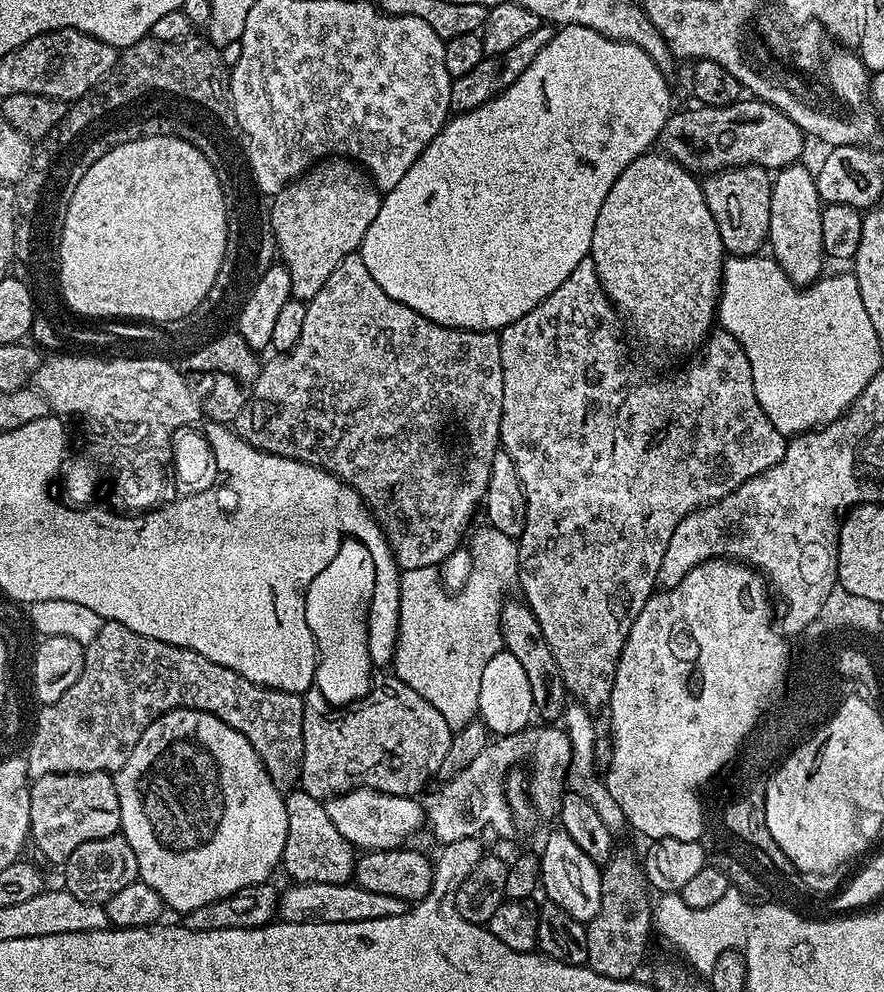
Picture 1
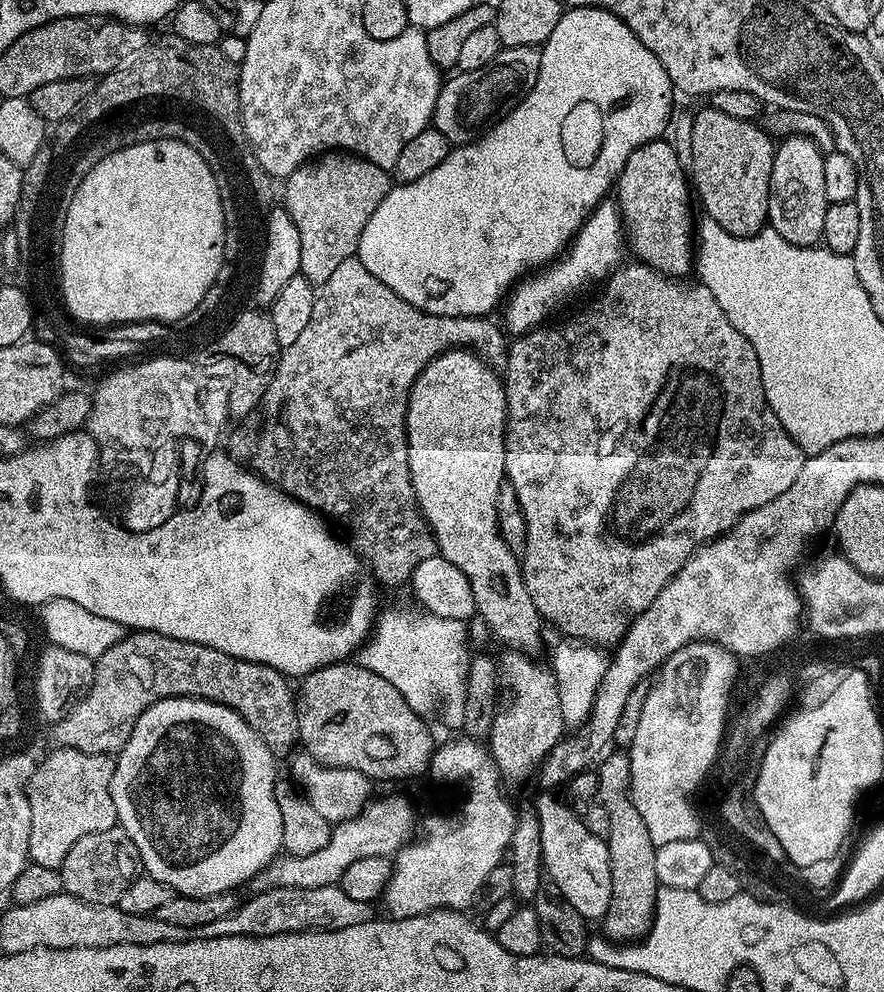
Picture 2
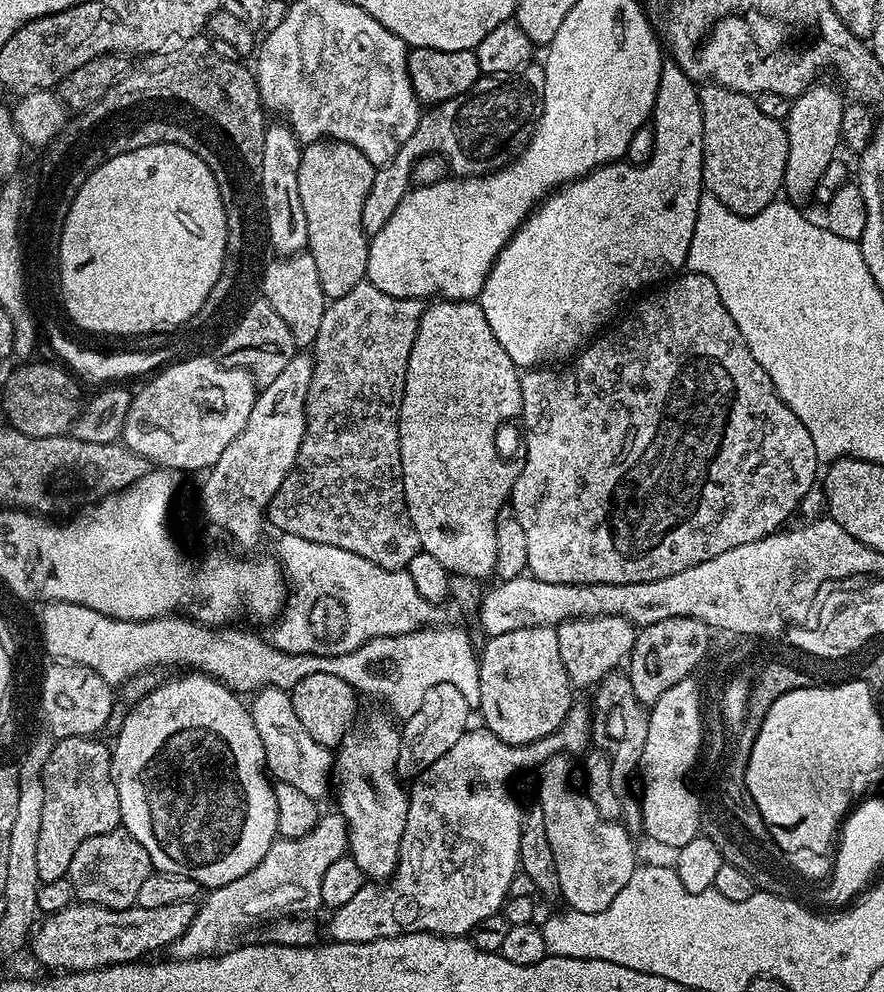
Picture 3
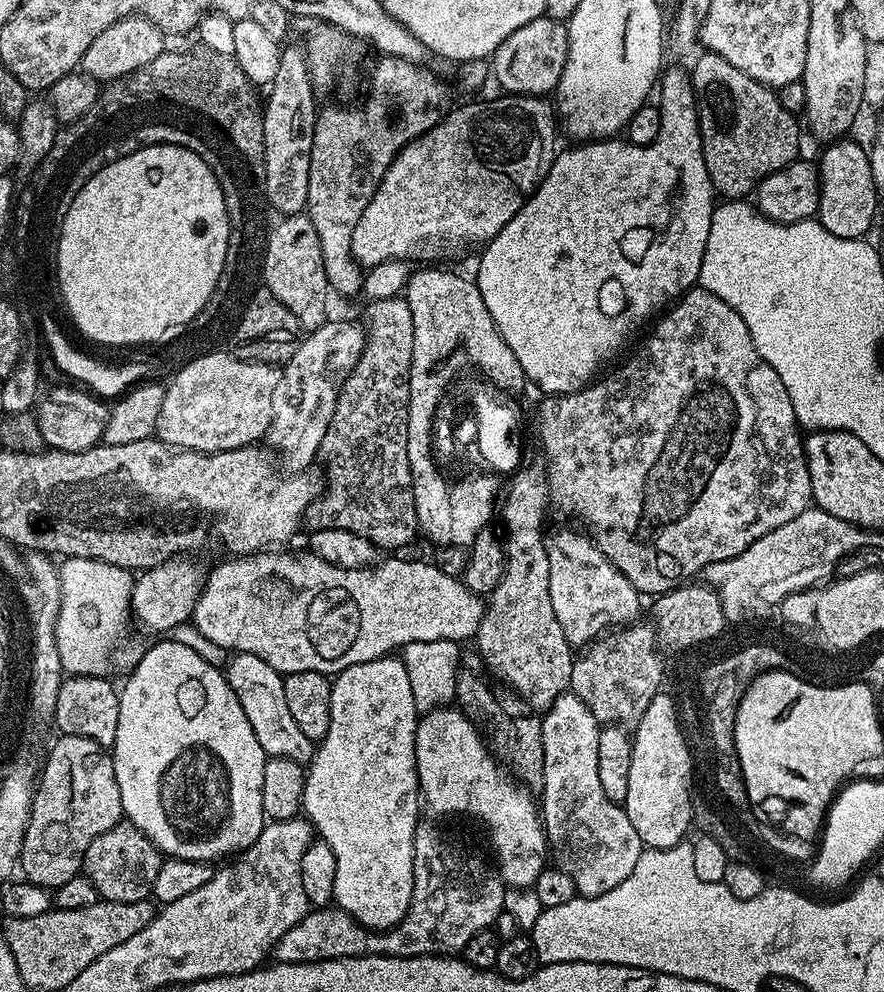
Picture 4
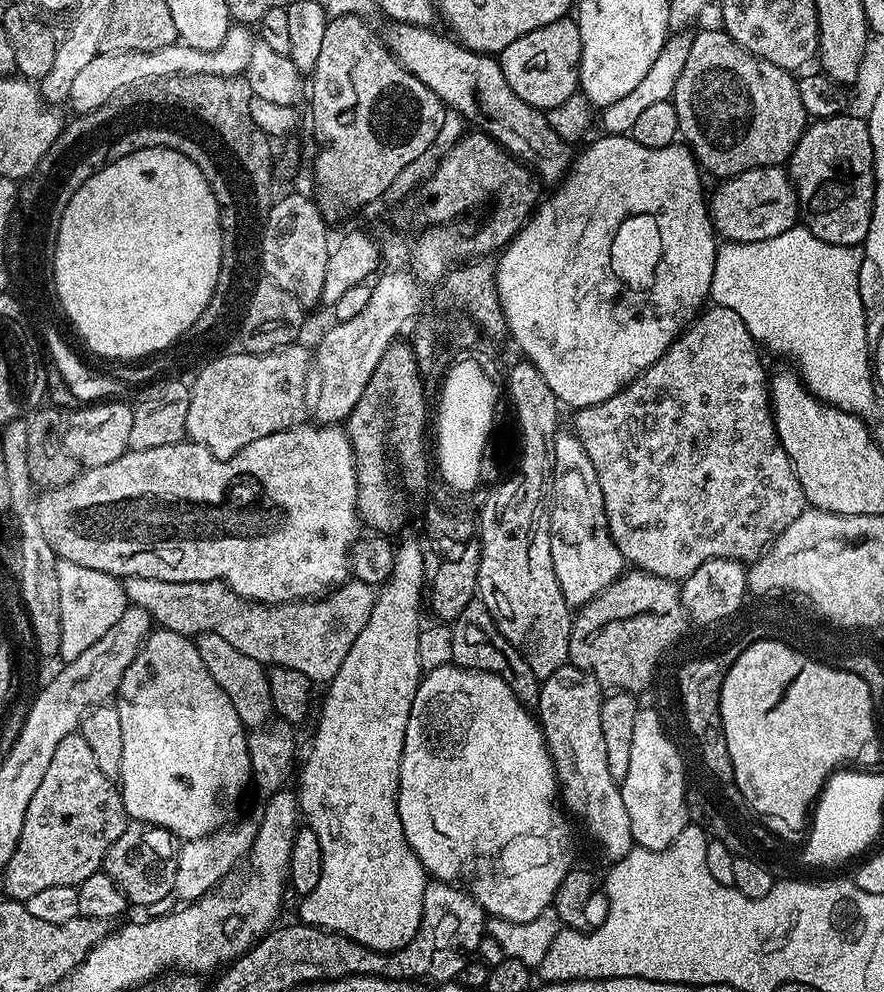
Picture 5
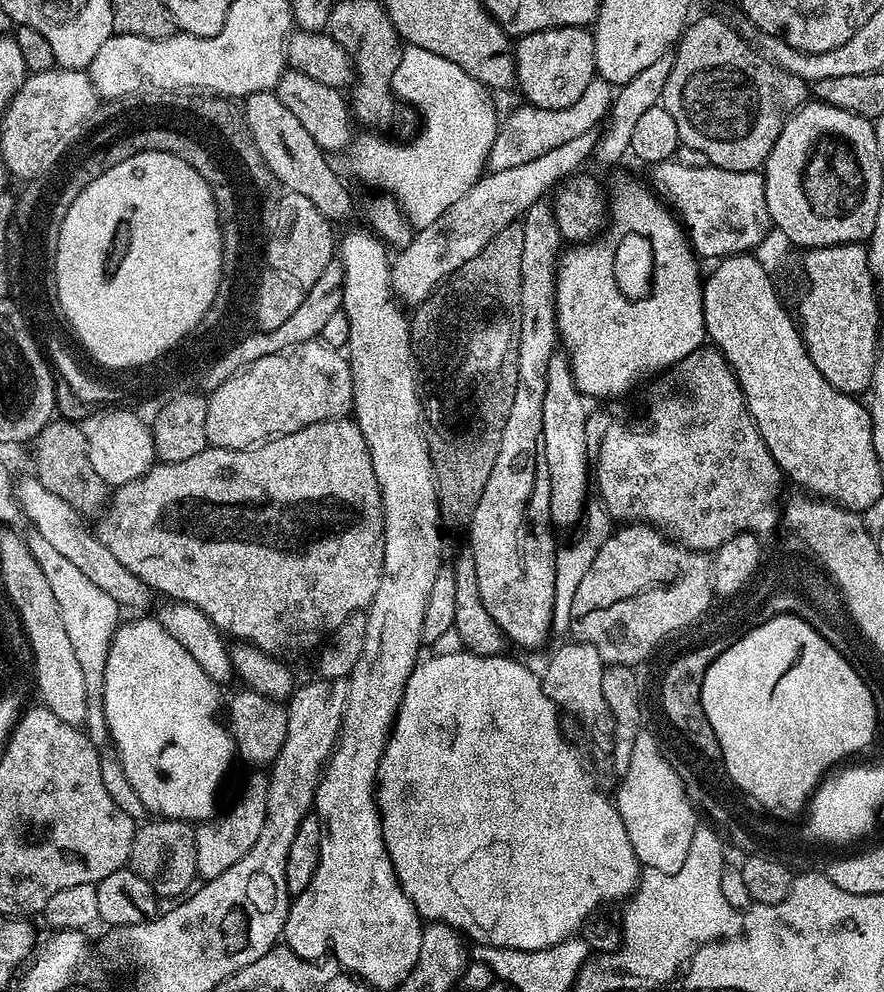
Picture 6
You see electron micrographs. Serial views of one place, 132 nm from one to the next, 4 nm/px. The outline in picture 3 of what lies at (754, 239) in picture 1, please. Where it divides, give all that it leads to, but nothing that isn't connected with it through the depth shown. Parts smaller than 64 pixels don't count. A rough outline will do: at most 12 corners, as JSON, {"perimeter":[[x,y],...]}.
{"perimeter":[[699,89],[707,195],[781,195],[788,129],[747,92]]}

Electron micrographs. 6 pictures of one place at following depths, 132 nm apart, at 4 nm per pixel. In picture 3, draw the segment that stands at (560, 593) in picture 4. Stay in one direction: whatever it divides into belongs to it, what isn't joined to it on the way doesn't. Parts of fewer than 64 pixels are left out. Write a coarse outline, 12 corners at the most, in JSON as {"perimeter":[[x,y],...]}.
{"perimeter":[[620,616],[557,625],[573,687],[595,687],[631,653]]}

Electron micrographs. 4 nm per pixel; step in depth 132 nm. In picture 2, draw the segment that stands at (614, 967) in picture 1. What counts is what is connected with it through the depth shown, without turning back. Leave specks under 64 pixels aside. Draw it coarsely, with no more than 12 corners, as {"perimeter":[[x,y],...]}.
{"perimeter":[[628,752],[599,761],[616,944],[653,927],[657,845],[632,800]]}

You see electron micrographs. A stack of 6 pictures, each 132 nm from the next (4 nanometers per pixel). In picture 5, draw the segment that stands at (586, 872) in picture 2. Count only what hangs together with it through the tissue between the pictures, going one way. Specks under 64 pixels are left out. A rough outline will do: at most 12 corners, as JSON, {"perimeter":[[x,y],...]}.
{"perimeter":[[569,662],[538,719],[563,807],[606,859],[634,841],[610,778],[602,685]]}

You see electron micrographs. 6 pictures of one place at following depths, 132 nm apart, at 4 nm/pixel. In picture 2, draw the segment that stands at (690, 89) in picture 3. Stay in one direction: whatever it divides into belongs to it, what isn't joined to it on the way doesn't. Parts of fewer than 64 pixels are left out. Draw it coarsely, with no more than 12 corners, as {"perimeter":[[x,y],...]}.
{"perimeter":[[600,203],[563,255],[502,304],[513,337],[621,267],[619,207]]}

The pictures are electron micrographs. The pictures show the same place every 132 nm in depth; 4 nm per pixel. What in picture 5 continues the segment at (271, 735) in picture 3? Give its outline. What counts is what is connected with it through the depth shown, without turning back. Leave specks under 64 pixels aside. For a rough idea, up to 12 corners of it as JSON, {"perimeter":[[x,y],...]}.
{"perimeter":[[204,632],[194,643],[245,729],[273,719],[265,665]]}

